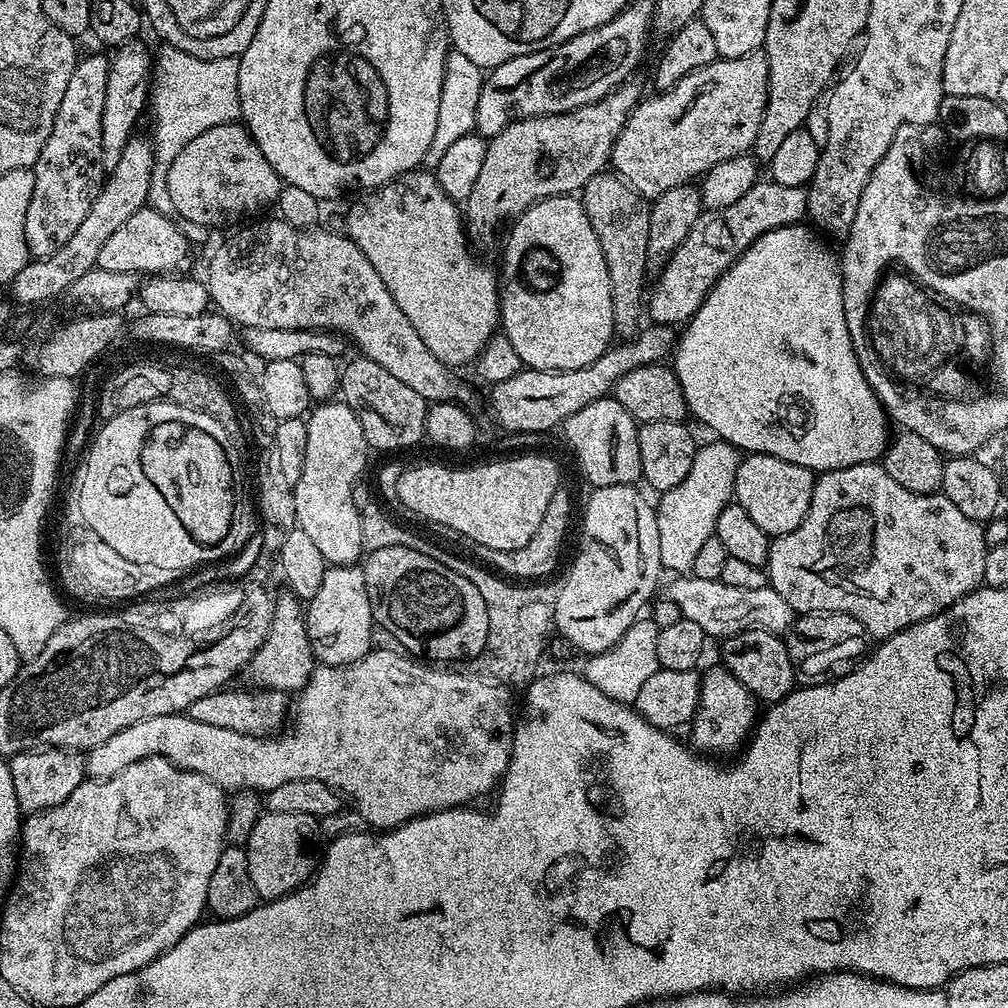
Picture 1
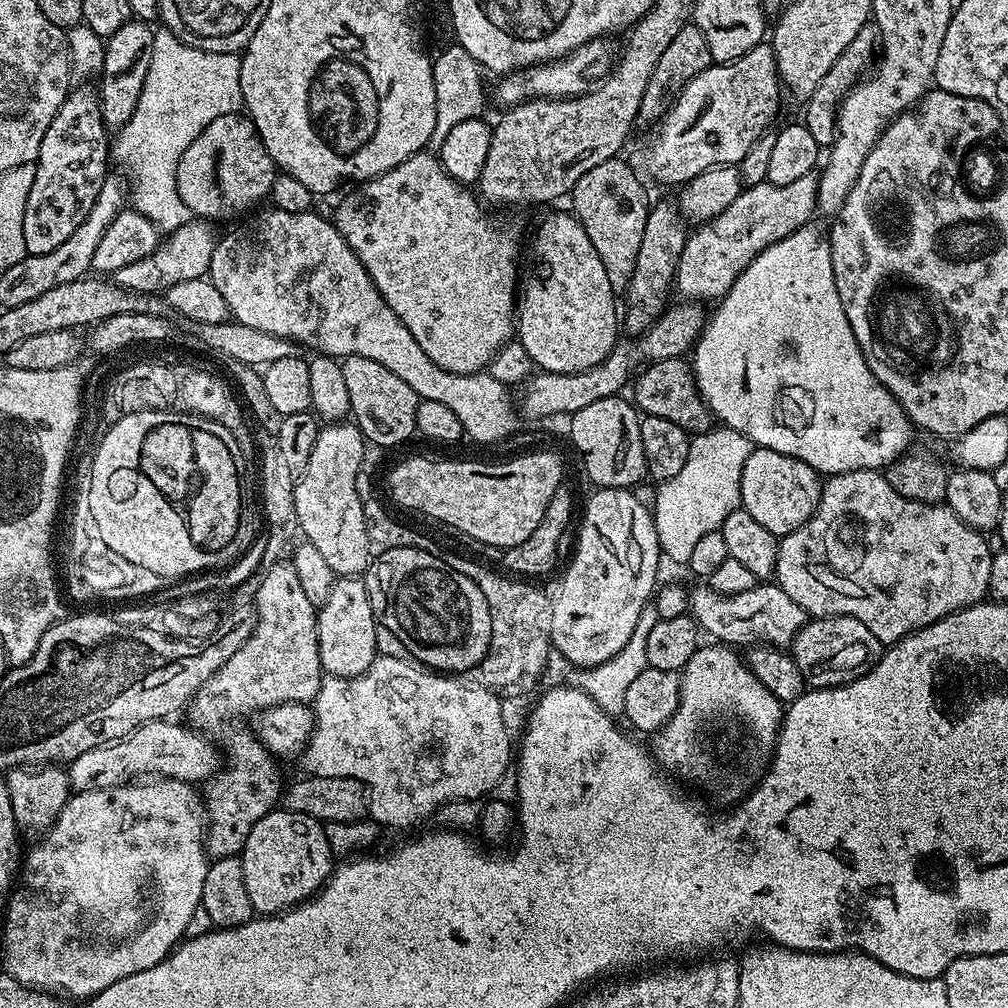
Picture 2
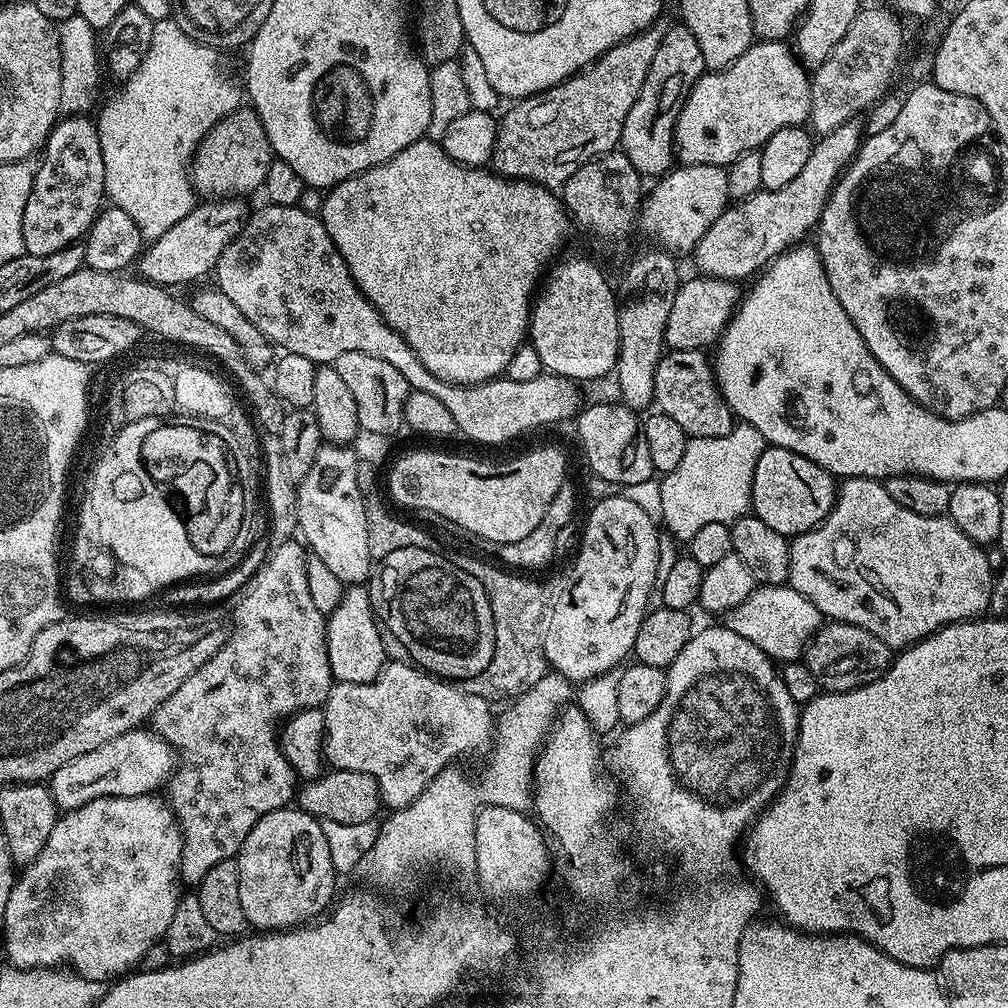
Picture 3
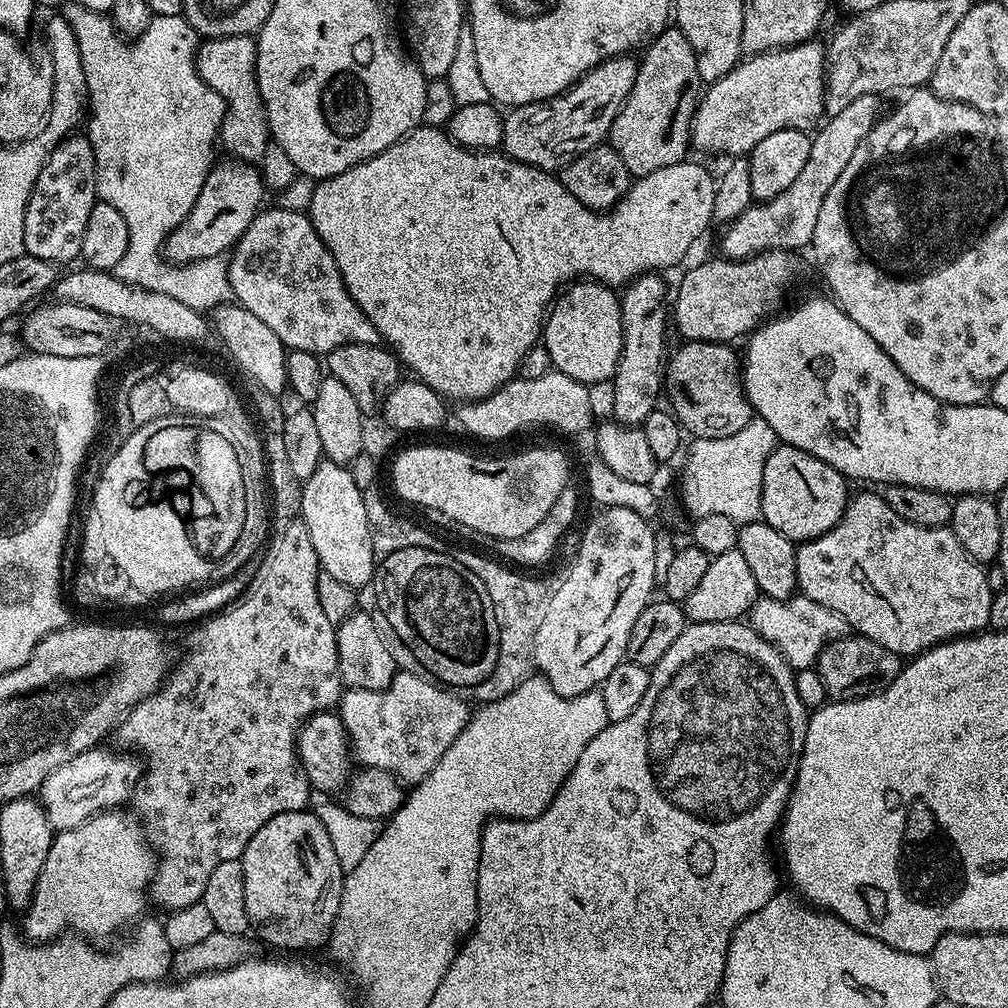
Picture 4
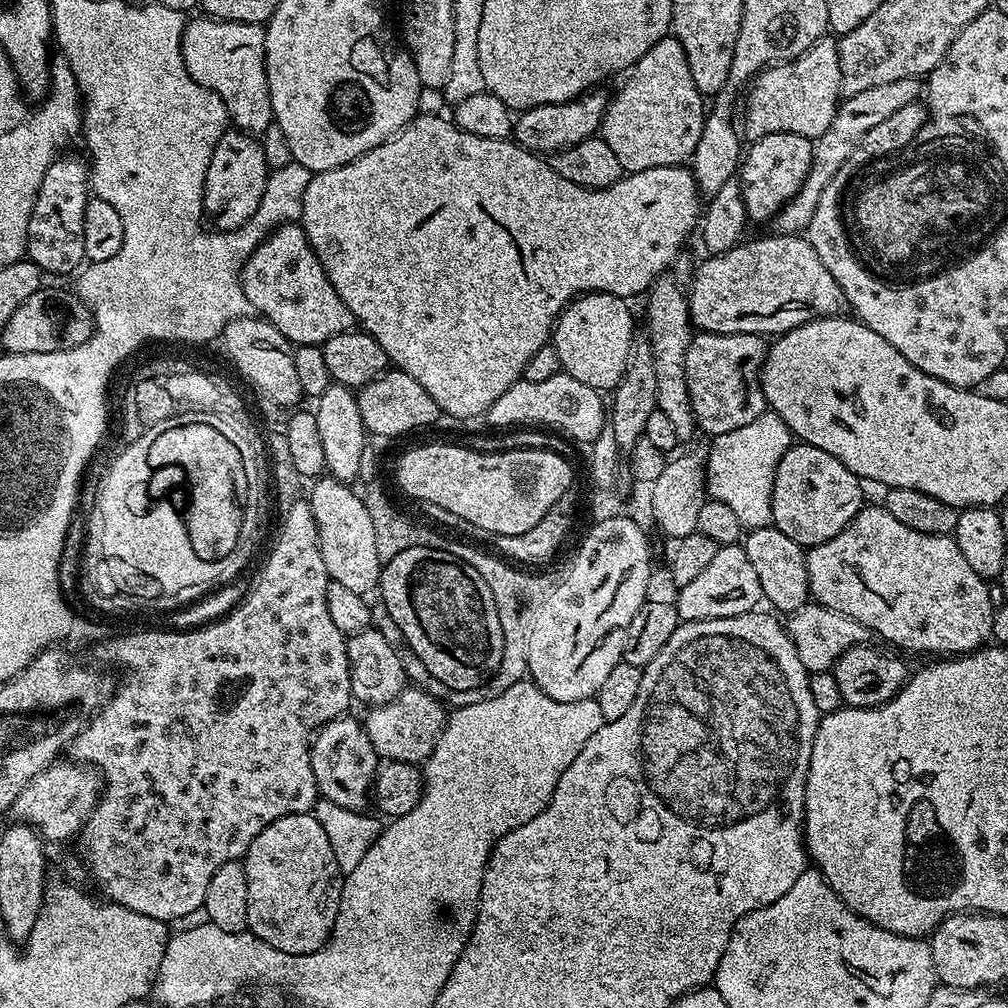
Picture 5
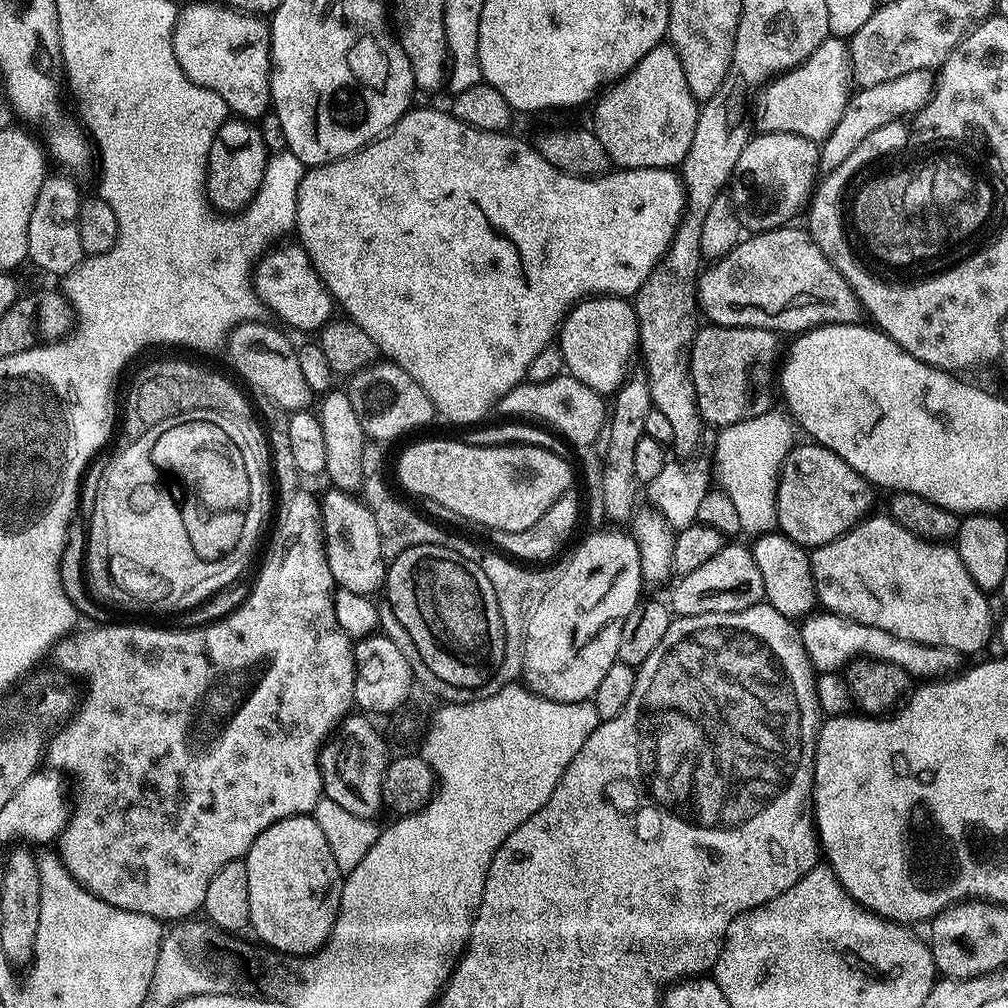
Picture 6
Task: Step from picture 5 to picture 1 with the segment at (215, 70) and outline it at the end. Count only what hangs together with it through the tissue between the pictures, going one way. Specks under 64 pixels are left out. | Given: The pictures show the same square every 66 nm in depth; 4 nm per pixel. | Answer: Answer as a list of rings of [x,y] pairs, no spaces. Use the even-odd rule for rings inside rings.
[[[240,122],[210,126],[194,142],[186,142],[168,167],[172,212],[181,221],[189,220],[204,228],[216,228],[267,204],[275,205],[280,199],[281,187],[282,181],[274,166],[266,162],[266,154],[258,150],[258,142],[254,142]]]

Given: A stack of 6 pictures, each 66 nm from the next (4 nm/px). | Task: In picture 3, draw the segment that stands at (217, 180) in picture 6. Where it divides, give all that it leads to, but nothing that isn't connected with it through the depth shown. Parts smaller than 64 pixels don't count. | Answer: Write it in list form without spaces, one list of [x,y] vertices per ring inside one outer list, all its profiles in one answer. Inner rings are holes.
[[[208,198],[197,203],[190,214],[186,214],[186,218],[176,220],[166,234],[143,249],[138,260],[139,275],[152,284],[165,286],[188,284],[191,280],[202,279],[207,272],[209,275],[215,269],[222,250],[230,246],[230,242],[244,227],[250,212],[244,203],[240,198]]]

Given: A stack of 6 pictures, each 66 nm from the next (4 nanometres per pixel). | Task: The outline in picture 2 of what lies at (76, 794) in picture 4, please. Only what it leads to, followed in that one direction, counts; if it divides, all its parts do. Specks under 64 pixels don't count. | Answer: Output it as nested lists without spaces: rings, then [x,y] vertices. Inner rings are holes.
[[[168,718],[151,720],[120,740],[94,746],[94,750],[86,750],[86,754],[78,754],[78,758],[74,758],[66,768],[71,791],[77,793],[113,788],[137,778],[204,782],[215,776],[222,764],[217,745],[195,728],[172,722]]]

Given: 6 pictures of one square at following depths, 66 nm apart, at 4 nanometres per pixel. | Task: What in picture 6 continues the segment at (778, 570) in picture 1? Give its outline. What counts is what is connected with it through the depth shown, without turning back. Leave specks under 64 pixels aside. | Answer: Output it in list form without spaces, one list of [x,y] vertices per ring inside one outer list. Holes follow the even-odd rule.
[[[887,514],[869,515],[856,527],[834,542],[811,549],[812,577],[816,583],[817,601],[827,611],[847,620],[878,626],[886,634],[907,640],[950,642],[952,647],[980,652],[994,636],[994,620],[988,609],[989,597],[972,581],[962,558],[948,542],[923,540],[910,530],[898,526]]]

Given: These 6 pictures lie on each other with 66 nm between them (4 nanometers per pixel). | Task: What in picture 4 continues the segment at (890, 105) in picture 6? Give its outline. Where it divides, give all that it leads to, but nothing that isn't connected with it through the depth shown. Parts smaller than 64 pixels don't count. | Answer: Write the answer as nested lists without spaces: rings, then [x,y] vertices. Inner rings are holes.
[[[862,94],[862,98],[854,98],[854,102],[850,102],[850,106],[846,106],[840,113],[828,116],[815,129],[810,158],[806,158],[806,166],[802,166],[798,178],[794,178],[794,182],[790,182],[790,186],[786,186],[778,198],[753,202],[746,211],[738,214],[738,218],[731,220],[723,229],[720,248],[724,252],[721,253],[730,260],[744,260],[747,256],[756,256],[759,252],[769,252],[775,248],[807,249],[814,238],[818,210],[822,210],[826,194],[830,194],[834,182],[838,182],[858,142],[862,142],[862,138],[866,138],[866,134],[870,134],[876,124],[882,112],[880,103],[881,97]]]

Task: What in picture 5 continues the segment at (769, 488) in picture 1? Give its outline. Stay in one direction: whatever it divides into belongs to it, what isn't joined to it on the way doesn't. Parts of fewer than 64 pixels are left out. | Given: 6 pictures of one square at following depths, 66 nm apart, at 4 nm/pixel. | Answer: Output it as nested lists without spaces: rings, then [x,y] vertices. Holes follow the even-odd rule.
[[[803,442],[793,443],[782,454],[774,474],[772,487],[772,524],[786,538],[794,538],[805,550],[834,538],[843,528],[855,520],[865,507],[864,488],[860,477],[842,466],[834,454],[818,450]]]

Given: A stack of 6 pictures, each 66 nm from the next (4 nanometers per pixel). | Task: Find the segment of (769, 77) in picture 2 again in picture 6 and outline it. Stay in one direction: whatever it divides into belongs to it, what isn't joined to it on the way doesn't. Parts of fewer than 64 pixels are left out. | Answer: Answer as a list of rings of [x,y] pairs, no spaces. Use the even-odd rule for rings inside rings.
[[[829,38],[796,68],[783,72],[763,89],[760,100],[760,124],[764,132],[798,134],[807,140],[822,142],[838,126],[842,110],[854,91],[852,59],[848,44],[840,38]]]

